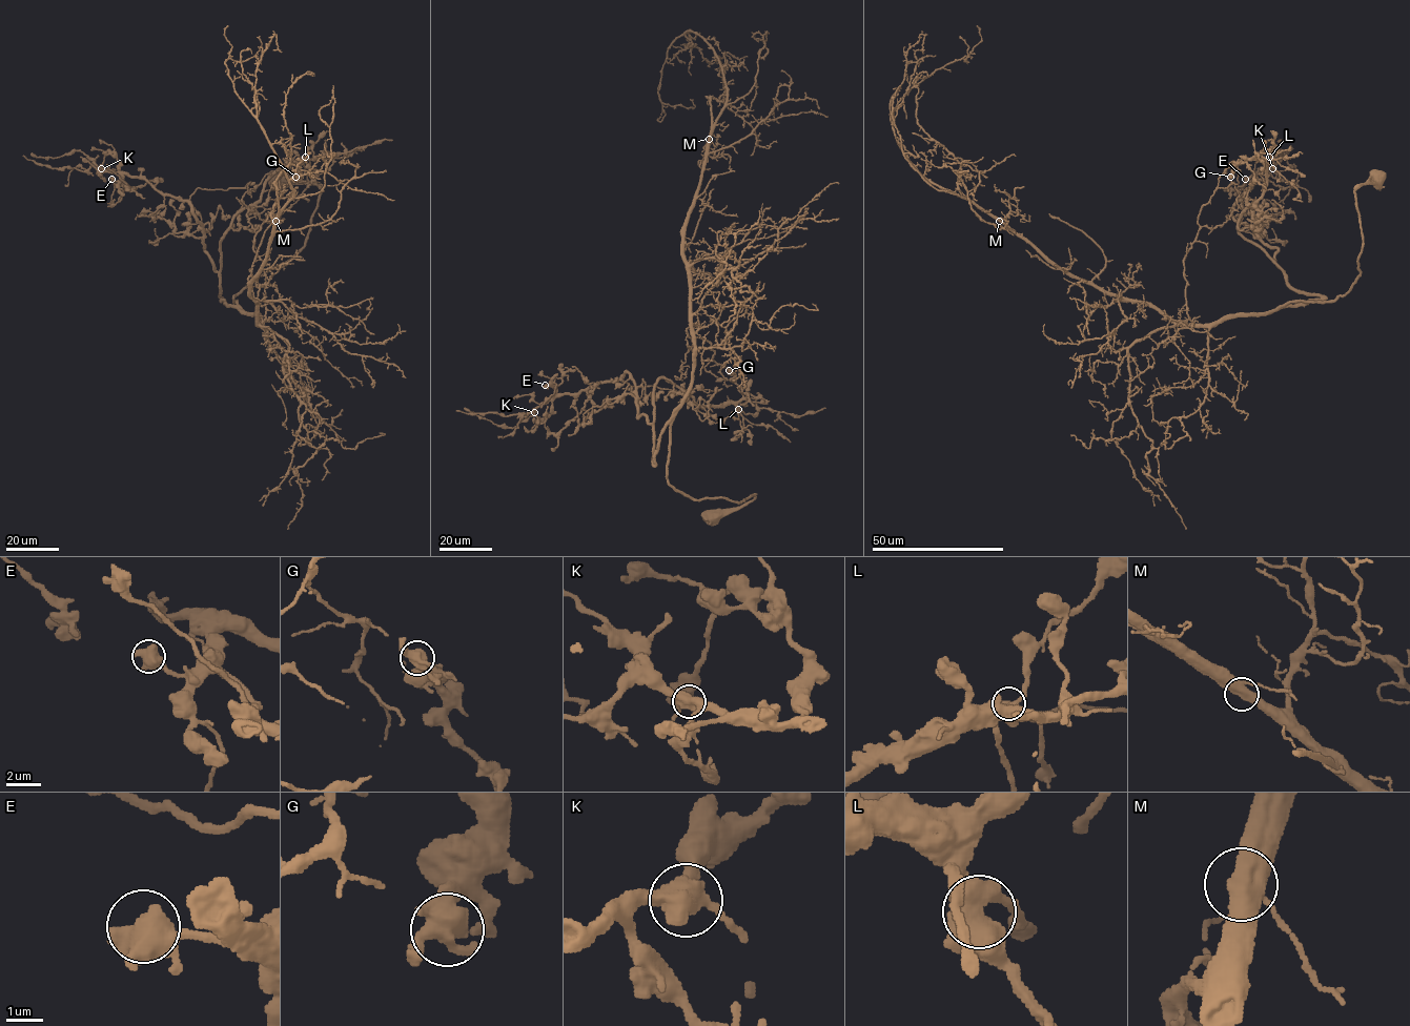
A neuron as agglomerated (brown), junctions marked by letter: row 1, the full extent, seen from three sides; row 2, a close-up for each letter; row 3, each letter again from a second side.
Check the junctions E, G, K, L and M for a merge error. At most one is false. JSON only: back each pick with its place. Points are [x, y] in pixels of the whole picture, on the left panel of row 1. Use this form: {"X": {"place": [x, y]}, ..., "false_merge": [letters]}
{"false_merge": []}

